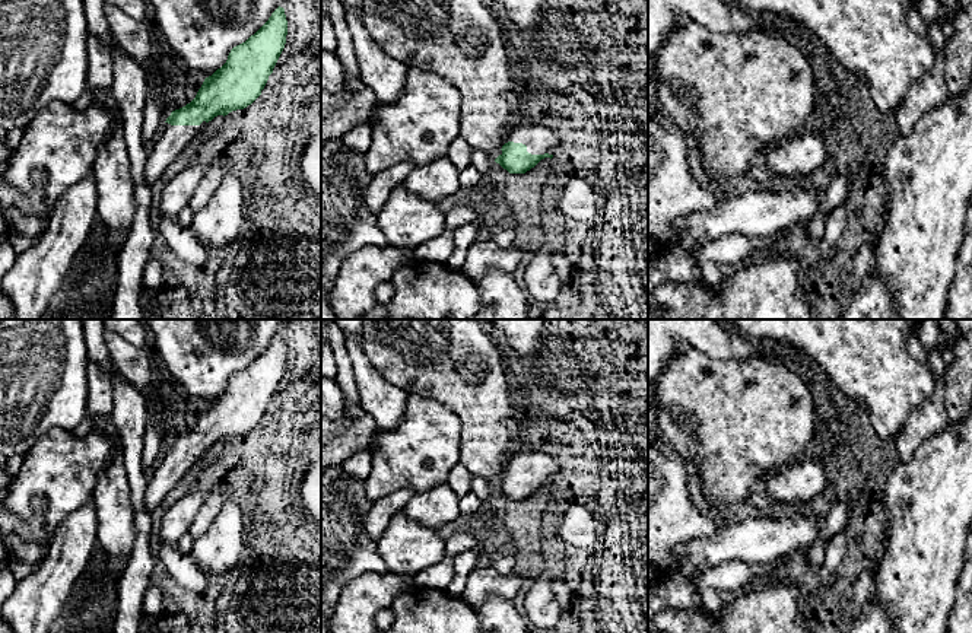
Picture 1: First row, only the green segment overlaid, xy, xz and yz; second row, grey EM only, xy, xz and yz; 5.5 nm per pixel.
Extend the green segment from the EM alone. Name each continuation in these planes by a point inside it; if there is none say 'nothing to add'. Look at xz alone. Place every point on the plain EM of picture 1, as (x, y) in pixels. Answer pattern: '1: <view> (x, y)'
1: xz (539, 467)

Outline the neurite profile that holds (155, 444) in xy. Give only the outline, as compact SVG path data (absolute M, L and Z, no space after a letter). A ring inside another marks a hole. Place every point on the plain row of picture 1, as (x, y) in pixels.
M144 394L143 397L147 405L147 424L144 432L144 446L142 451L142 464L143 467L156 467L166 448L166 442L159 420L152 416L147 397Z

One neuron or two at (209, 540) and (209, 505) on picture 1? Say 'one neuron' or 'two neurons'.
two neurons

